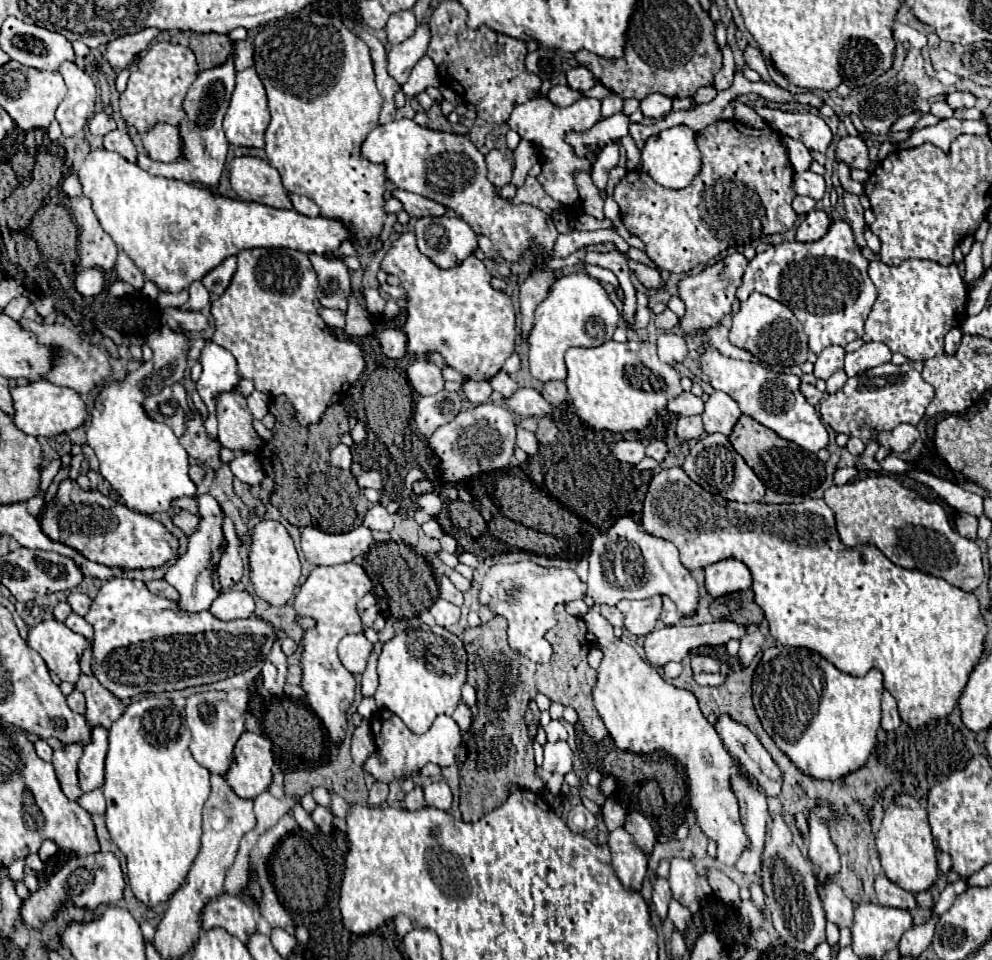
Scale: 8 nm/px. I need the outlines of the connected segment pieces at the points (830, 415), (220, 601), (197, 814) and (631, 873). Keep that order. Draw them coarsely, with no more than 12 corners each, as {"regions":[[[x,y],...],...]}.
{"regions":[[[888,362],[824,396],[836,434],[868,444],[916,426],[934,388]],[[226,590],[210,606],[218,620],[250,618],[248,592]],[[142,697],[110,728],[106,826],[134,896],[184,882],[210,772],[184,708]],[[624,826],[610,832],[616,876],[640,890],[648,858]]]}

